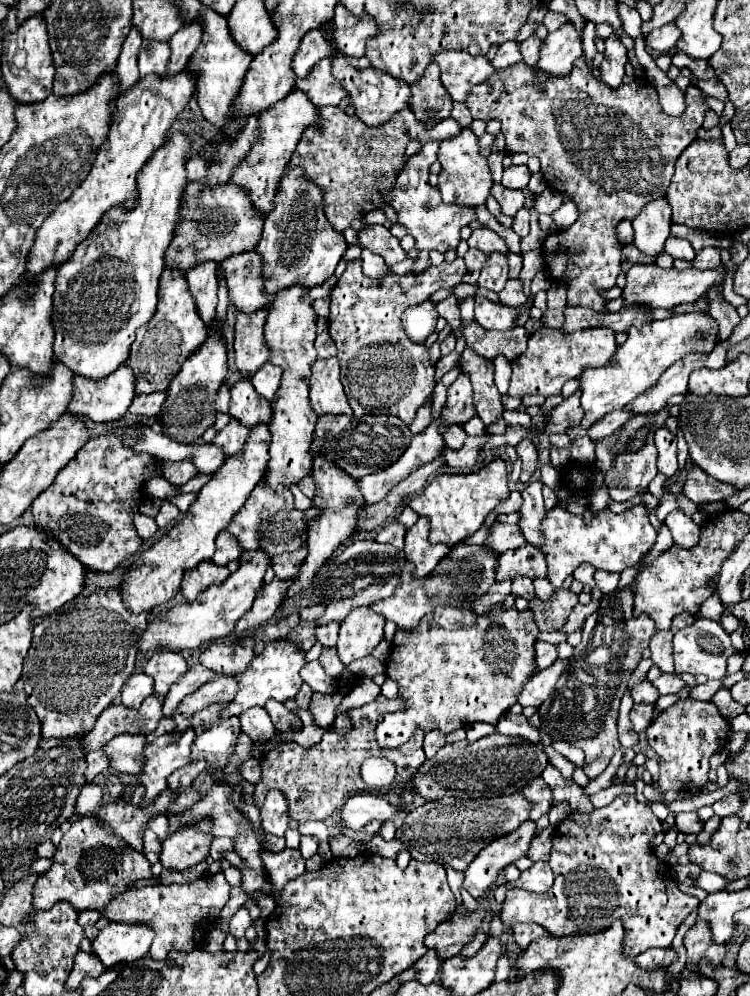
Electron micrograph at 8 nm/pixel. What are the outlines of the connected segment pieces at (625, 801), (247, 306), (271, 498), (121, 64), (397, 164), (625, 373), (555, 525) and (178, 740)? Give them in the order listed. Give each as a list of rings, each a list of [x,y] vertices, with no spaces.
[[[619,794],[609,806],[593,810],[589,814],[573,812],[569,814],[559,826],[555,826],[555,838],[551,848],[549,866],[555,874],[555,884],[551,890],[543,894],[511,888],[507,892],[501,920],[505,926],[513,926],[515,922],[527,922],[527,924],[539,924],[543,926],[551,936],[567,936],[567,934],[587,934],[587,932],[601,932],[603,928],[609,928],[613,920],[621,920],[625,928],[625,952],[629,956],[637,956],[645,952],[647,948],[667,948],[671,946],[677,928],[683,924],[683,920],[691,914],[691,910],[697,908],[699,900],[687,892],[681,892],[677,882],[671,878],[671,868],[663,866],[655,852],[653,852],[653,840],[657,834],[661,834],[661,822],[659,818],[649,810],[647,804],[641,804],[635,800],[633,794]]]
[[[255,250],[223,260],[219,264],[219,274],[221,272],[227,278],[229,298],[233,300],[239,312],[255,312],[259,308],[267,308],[277,296],[269,296],[265,292],[261,258]]]
[[[260,482],[243,508],[233,516],[227,530],[237,536],[243,550],[257,550],[257,524],[261,524],[261,518],[282,510],[293,510],[291,491],[287,488],[274,491],[265,482]]]
[[[131,28],[129,36],[125,38],[121,56],[117,60],[115,72],[121,78],[121,90],[125,92],[127,88],[131,88],[133,84],[137,84],[139,80],[139,70],[137,70],[137,56],[139,56],[139,48],[141,48],[141,32],[137,32],[137,28]]]
[[[329,106],[329,108],[321,108],[321,120],[303,132],[303,136],[291,156],[289,166],[301,166],[305,170],[305,176],[323,188],[325,214],[329,216],[329,222],[339,232],[343,232],[355,220],[363,220],[363,216],[367,212],[381,208],[381,206],[389,206],[387,196],[393,190],[393,184],[397,182],[397,176],[405,164],[405,146],[411,138],[419,138],[420,143],[427,142],[427,140],[439,140],[440,142],[457,135],[461,130],[460,125],[452,117],[427,128],[427,124],[417,120],[409,108],[393,114],[393,118],[389,122],[385,122],[381,128],[369,128],[357,116],[347,116],[339,106]]]
[[[687,312],[687,314],[675,314],[667,320],[657,320],[653,324],[645,324],[641,328],[629,328],[627,340],[617,348],[613,356],[613,364],[601,366],[601,368],[587,368],[583,370],[581,378],[581,404],[585,408],[585,418],[579,426],[567,430],[571,438],[585,434],[585,430],[601,420],[605,414],[623,408],[629,404],[629,400],[635,400],[645,390],[649,390],[661,374],[681,360],[681,356],[687,356],[691,352],[711,352],[717,338],[717,322],[707,312]]]
[[[645,504],[633,506],[631,510],[625,510],[621,514],[605,510],[589,524],[583,522],[583,516],[575,516],[563,506],[555,506],[547,512],[547,518],[543,522],[543,534],[545,546],[541,550],[547,554],[547,578],[555,588],[561,588],[563,580],[583,562],[589,562],[595,568],[607,572],[621,572],[629,566],[635,566],[657,538],[657,530],[649,522],[649,510]]]
[[[193,728],[185,732],[169,732],[153,740],[145,748],[147,764],[141,772],[141,784],[145,786],[143,806],[149,804],[159,792],[167,788],[167,778],[181,766],[191,762],[191,744],[195,740]]]

